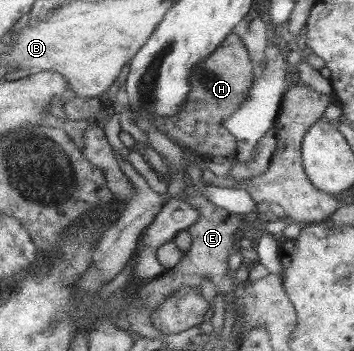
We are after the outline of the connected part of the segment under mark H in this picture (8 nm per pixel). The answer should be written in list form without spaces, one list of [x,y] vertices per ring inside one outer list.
[[[230,32],[208,58],[192,68],[188,76],[189,91],[178,112],[173,117],[156,118],[155,127],[176,145],[191,148],[200,157],[232,158],[236,150],[236,137],[224,123],[244,102],[254,77],[246,46],[237,34]]]

